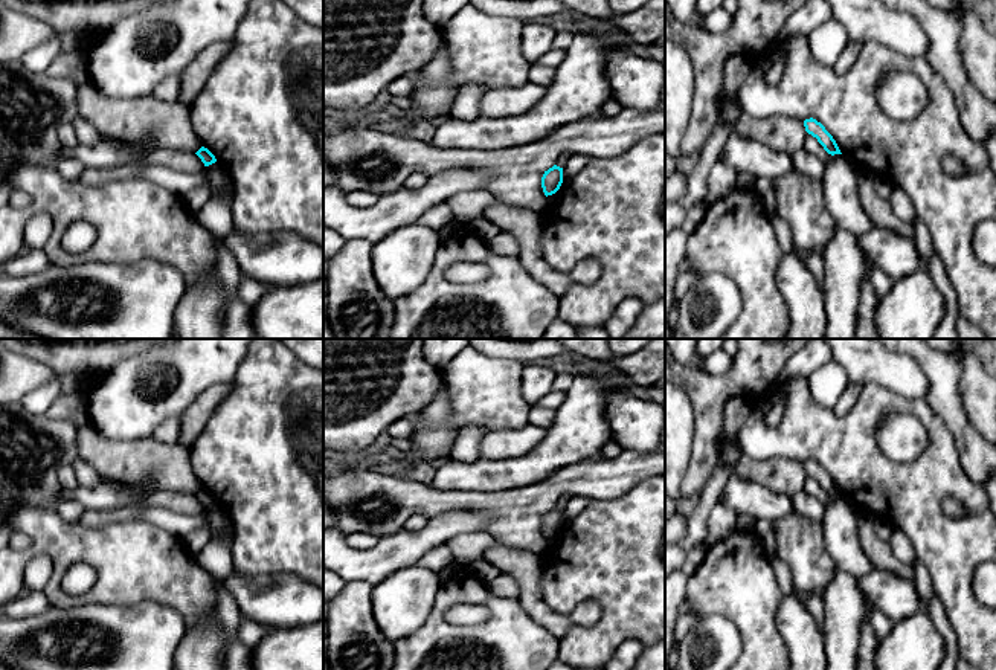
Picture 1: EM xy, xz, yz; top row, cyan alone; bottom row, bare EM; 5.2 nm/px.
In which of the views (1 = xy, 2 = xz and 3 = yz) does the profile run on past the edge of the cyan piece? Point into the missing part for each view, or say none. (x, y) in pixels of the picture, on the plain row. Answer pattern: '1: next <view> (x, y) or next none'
1: next none
2: next none
3: next none

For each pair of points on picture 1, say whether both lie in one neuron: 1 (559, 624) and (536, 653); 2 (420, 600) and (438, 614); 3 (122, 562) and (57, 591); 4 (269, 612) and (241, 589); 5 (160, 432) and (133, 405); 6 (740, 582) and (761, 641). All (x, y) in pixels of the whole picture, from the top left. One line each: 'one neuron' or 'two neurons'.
1: two neurons
2: two neurons
3: one neuron
4: one neuron
5: two neurons
6: one neuron

